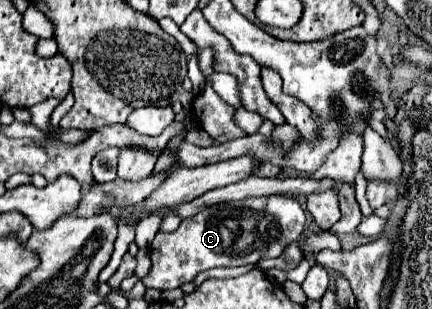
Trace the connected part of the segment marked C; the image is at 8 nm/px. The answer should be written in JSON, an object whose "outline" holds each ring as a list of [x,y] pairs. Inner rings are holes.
{"outline":[[[275,195],[275,197],[249,197],[239,201],[239,205],[213,205],[211,209],[203,209],[195,217],[183,219],[181,225],[171,233],[157,233],[151,243],[151,271],[141,279],[147,289],[167,291],[177,289],[183,283],[189,283],[195,279],[197,273],[213,269],[213,267],[237,267],[247,263],[257,263],[261,259],[279,257],[283,249],[291,241],[299,241],[305,227],[305,211],[297,203],[297,199],[287,195]]]}

